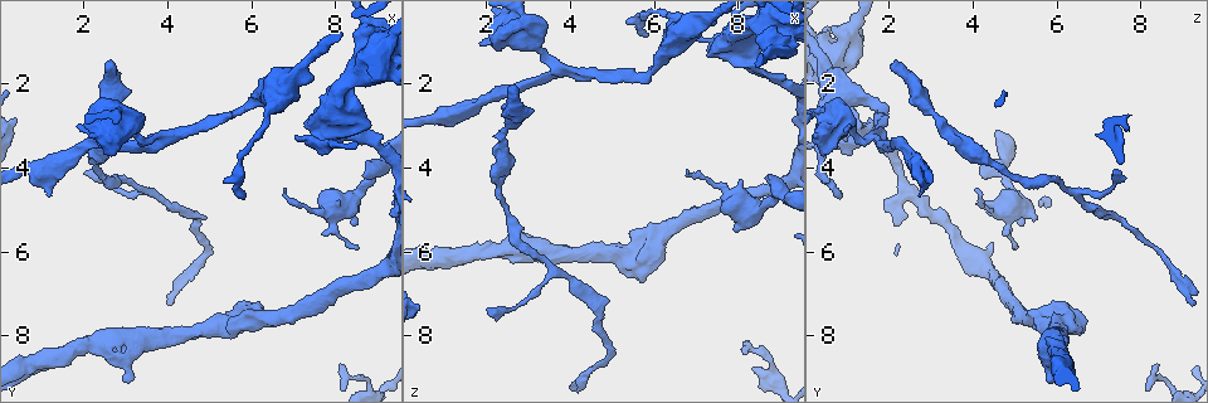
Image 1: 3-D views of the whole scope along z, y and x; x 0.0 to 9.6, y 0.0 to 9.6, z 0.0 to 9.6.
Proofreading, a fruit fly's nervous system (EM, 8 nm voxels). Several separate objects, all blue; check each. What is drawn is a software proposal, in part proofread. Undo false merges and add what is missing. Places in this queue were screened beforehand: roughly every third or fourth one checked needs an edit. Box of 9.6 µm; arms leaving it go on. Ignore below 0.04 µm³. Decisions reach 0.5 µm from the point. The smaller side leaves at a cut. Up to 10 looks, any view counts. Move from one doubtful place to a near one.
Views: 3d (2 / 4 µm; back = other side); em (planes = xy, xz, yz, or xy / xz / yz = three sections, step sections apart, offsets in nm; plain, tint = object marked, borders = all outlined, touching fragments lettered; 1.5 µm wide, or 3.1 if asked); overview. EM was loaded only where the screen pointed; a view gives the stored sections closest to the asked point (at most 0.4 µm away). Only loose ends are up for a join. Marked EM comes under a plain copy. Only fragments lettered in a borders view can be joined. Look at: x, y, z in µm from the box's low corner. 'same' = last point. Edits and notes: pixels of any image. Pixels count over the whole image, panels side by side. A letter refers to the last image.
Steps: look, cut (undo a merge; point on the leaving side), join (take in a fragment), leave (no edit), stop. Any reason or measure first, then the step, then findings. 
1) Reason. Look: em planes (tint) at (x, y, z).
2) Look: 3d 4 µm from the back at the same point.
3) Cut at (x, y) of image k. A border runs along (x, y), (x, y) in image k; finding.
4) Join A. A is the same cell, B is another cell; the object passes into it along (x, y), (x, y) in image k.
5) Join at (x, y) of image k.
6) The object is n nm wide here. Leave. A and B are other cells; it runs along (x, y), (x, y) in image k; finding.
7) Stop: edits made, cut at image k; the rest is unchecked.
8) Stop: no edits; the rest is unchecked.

Tapers out. Look: em planes (borders) at (8.55, 5.95, 4.95).

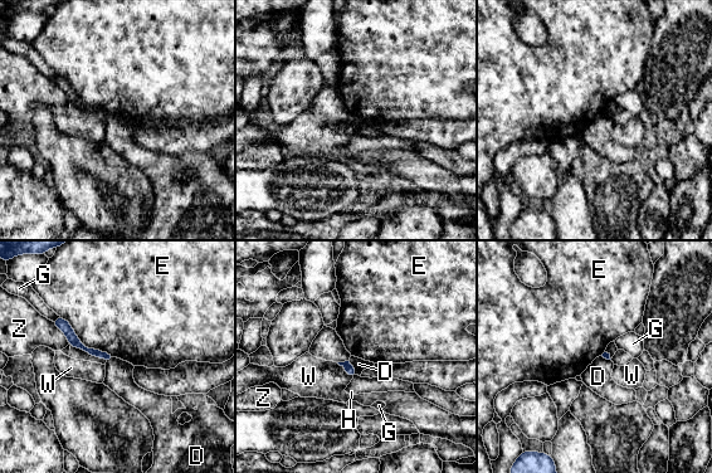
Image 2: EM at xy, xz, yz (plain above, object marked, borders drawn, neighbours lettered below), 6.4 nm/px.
Leave. D, E, G, H, W and Z are other cells; it runs along (58, 321), (81, 346), (103, 355) in image 2; no lettered fragment goes on from it.

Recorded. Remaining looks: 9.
Free end. Look: 3d 2 µm at (2.05, 4.15, 7.35).

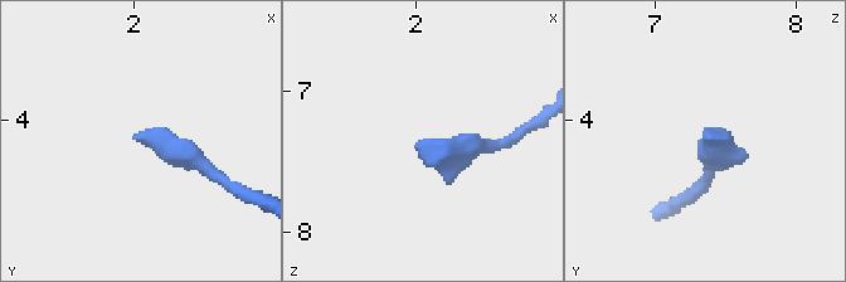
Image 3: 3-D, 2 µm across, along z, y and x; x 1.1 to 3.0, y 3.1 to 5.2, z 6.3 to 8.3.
Need the tissue. Look: em xy step 4 (borders) at (2.06, 4.10, 7.36).

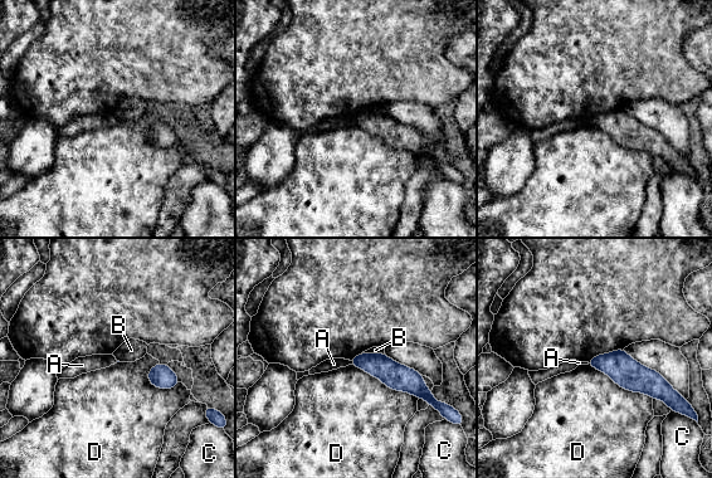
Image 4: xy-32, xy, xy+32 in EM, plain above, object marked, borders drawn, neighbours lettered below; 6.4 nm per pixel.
Cut it another way. Look: em yz step 4 (borders) at the same point.

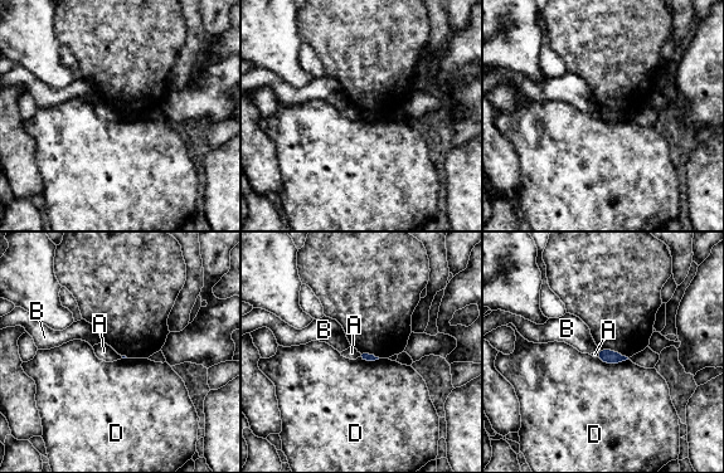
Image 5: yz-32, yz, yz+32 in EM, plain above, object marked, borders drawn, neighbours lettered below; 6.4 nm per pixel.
The longest contact is with D, 200 nm. Leave. A, B and D are other cells; a border runs along (358, 352), (359, 356) in image 5; none of them fits.

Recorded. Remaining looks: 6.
Thick turns thin. Look: em planes (borders) at (2.40, 2.80, 3.20).

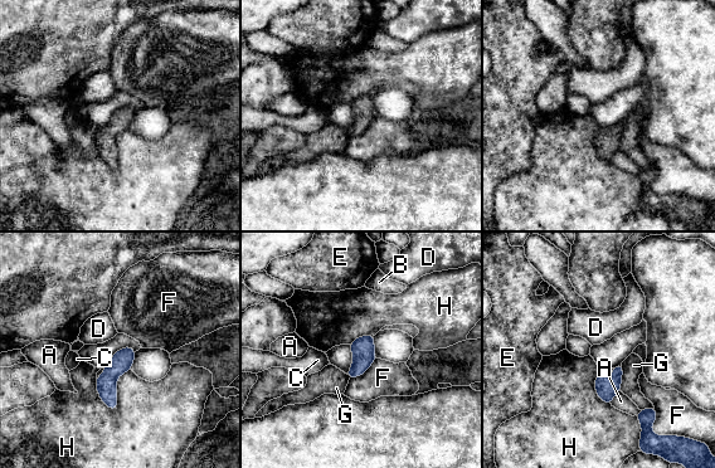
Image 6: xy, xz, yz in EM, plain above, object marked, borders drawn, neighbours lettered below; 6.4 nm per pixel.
The object is 140 nm wide here. Leave. A, B, C, D, E, F, G and H are other cells; a border runs along (375, 357), (361, 374), (350, 379) in image 6; one cell here.

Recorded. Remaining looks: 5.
Look: em planes (borders) at (5.85, 4.75, 0.90).

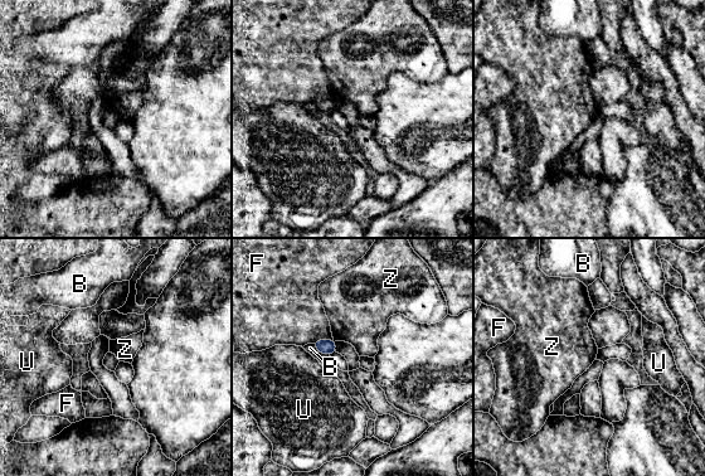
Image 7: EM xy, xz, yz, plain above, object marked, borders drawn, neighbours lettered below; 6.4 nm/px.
Leave. B, F, U and Z are other cells; none of them fits.

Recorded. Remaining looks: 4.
Stop: no edits; the rest is unchecked.

